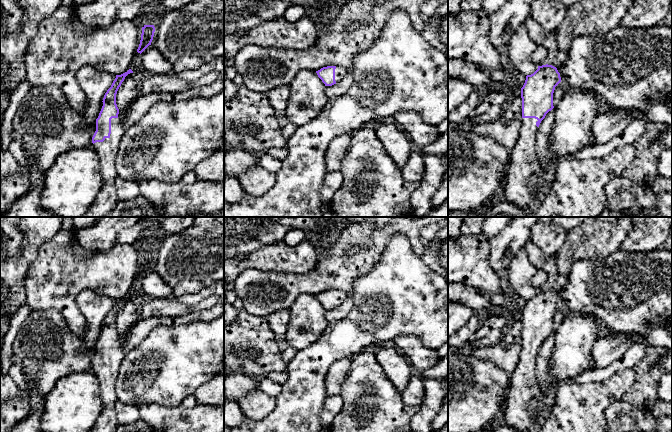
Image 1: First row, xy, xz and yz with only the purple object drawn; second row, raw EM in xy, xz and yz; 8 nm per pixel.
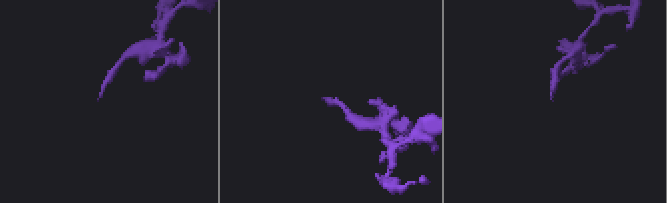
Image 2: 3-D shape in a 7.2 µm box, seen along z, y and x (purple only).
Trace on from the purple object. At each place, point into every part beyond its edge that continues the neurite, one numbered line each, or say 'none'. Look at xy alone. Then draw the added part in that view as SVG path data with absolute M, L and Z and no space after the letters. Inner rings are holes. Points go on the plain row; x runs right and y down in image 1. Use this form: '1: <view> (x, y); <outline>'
1: xy (107, 374); M112 342L110 361L93 368L92 372L99 382L102 411L90 432L114 432L118 426L114 409L117 401L115 385L122 359L123 353L118 342Z

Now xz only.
1: xz (339, 295); M336 290L336 293L335 293L335 305L336 305L336 307L339 306L344 301L344 299L346 297L347 297L346 293L344 293L340 290Z

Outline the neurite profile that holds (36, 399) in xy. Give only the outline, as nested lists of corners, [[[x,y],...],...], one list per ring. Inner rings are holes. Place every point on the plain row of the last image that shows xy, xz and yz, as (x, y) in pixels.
[[[35,389],[31,392],[30,405],[32,410],[38,410],[44,406],[44,397]]]

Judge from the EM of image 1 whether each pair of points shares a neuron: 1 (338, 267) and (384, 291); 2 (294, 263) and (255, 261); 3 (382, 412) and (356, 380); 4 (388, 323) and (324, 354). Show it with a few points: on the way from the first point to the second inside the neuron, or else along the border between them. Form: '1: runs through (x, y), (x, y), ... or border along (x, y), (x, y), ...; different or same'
1: border along (376, 263), (357, 277), (353, 291), (349, 295); different
2: runs through (284, 262), (265, 261); same
3: runs through (378, 402), (377, 392), (366, 390); same
4: runs through (372, 323), (367, 323), (352, 335), (340, 340); same

